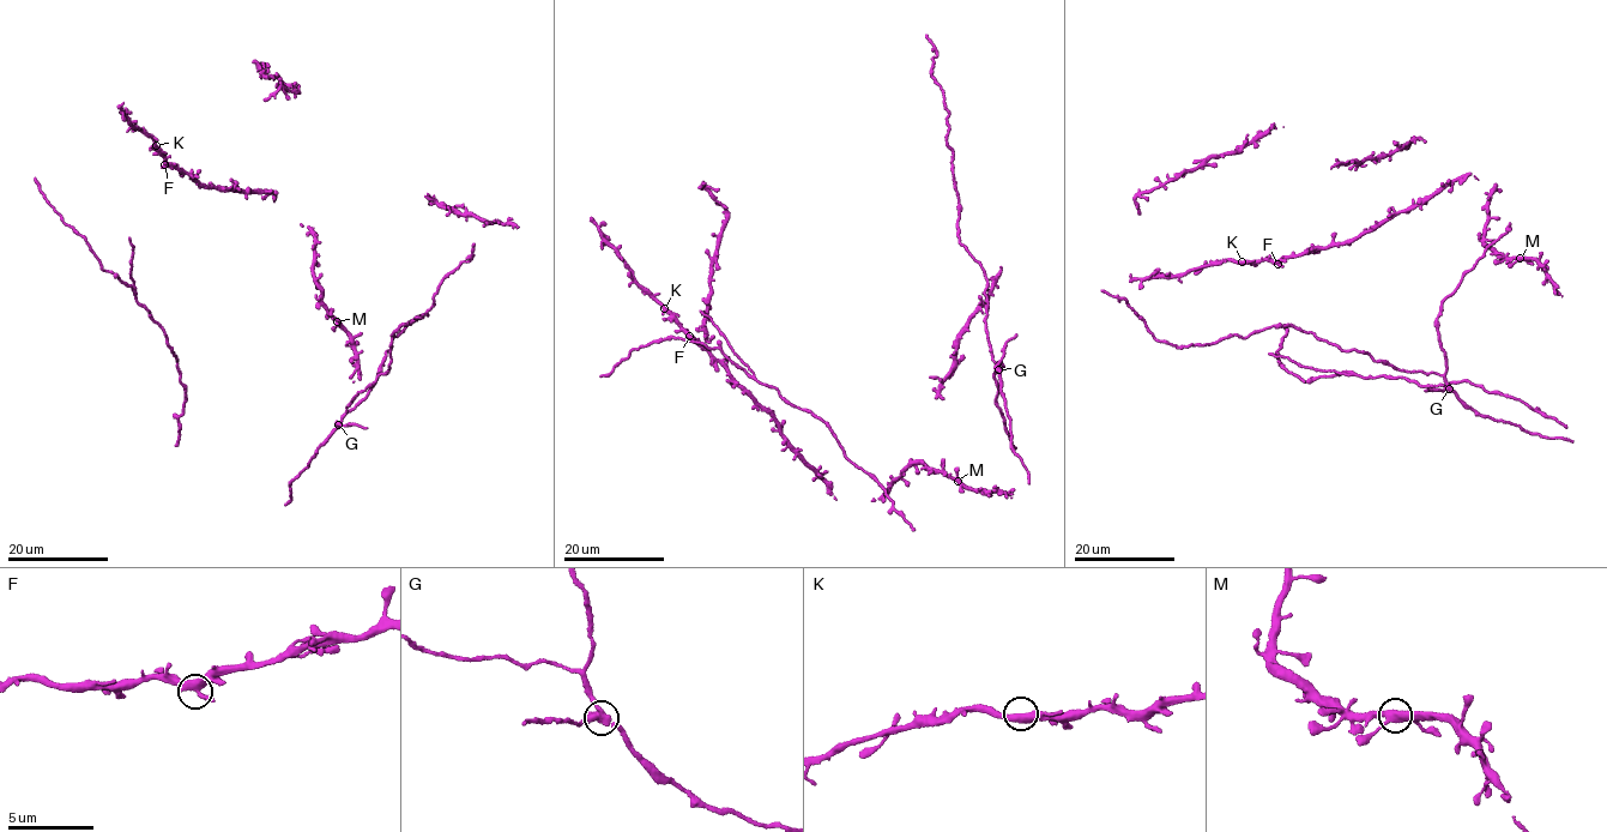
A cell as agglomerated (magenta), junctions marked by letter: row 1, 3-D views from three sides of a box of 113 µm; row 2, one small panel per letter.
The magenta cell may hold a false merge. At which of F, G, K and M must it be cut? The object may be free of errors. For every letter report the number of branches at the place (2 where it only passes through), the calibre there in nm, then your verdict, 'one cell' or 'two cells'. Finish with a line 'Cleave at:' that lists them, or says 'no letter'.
F: 3 branches meet; 400 nm thick; one cell
G: 3 branches meet; 400 nm thick; two cells
K: 3 branches meet; 360 nm thick; one cell
M: 3 branches meet; 400 nm thick; one cell
Cleave at: G

